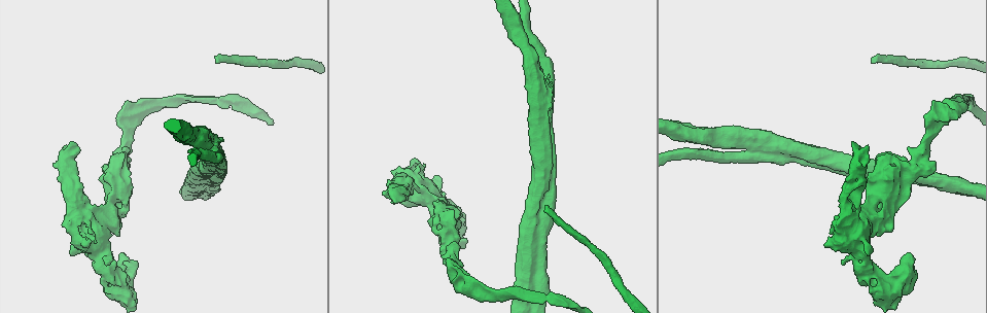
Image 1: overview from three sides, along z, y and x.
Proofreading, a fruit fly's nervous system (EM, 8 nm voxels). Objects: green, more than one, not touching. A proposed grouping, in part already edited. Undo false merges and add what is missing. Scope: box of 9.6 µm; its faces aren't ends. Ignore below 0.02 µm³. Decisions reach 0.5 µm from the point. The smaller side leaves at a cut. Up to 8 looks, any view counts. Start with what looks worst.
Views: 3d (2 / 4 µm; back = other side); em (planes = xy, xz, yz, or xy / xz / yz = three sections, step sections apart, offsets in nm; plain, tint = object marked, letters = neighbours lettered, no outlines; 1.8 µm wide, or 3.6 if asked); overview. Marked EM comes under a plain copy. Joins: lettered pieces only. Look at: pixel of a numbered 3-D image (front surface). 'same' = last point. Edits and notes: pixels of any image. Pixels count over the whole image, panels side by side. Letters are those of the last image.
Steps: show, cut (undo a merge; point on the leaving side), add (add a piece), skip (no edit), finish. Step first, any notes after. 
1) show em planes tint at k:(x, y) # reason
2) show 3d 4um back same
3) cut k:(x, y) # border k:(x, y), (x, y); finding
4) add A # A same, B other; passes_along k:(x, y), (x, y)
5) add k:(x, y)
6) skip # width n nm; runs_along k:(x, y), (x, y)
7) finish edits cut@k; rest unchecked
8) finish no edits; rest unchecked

show em planes tint at 1:(216, 63) # long arm stops here

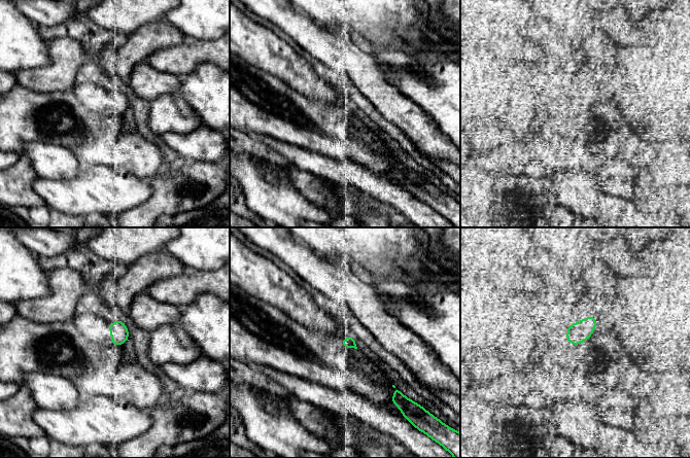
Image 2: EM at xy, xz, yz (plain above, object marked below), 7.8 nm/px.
show em planes letters same

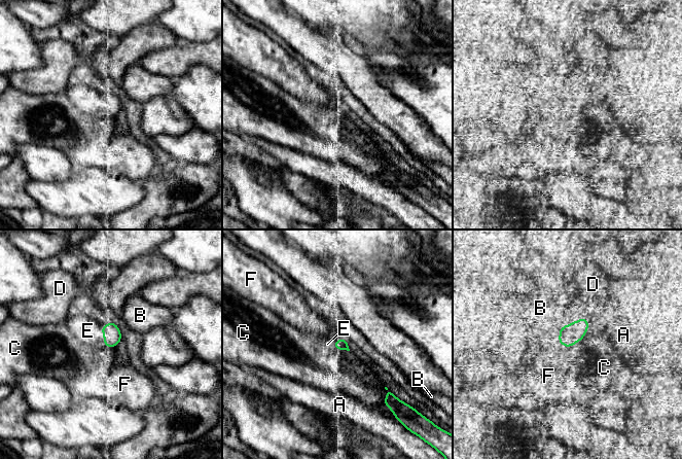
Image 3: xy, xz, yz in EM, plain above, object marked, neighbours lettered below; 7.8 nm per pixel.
add 3:(87, 330) # longest_contact E 160 nm; A other, B other, C other, D other, E same, F other; it goes on there

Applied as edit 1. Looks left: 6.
show overview

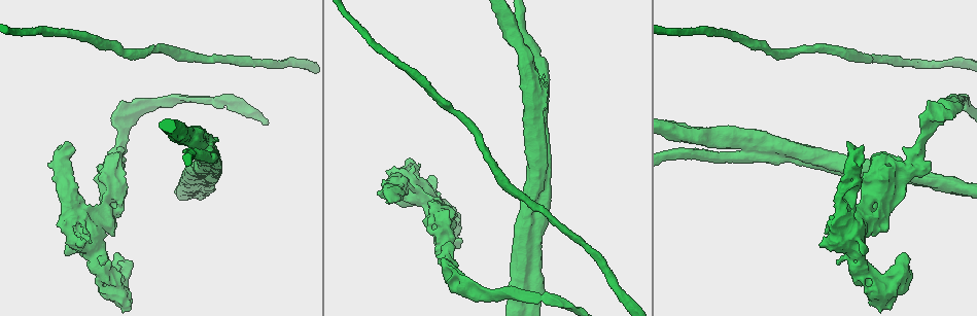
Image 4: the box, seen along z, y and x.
show 3d 4um at 4:(872, 271) # branch point

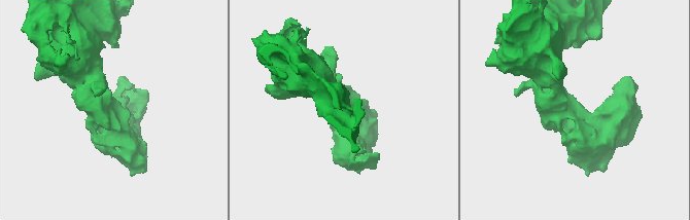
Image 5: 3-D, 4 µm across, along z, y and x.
show em planes letters at 5:(112, 107)

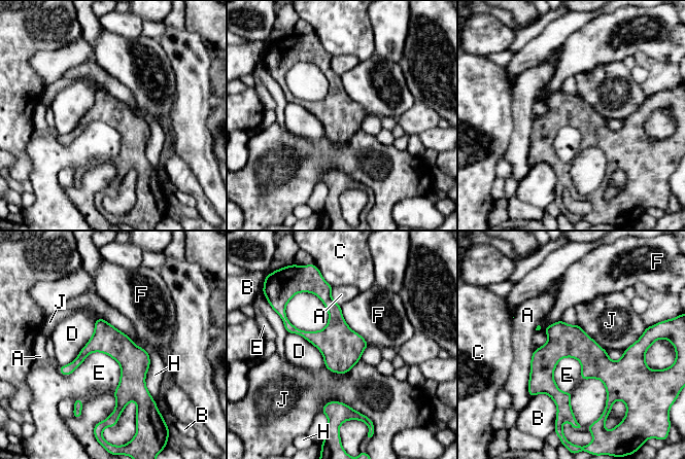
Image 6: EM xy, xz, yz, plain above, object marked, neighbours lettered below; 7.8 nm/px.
skip # A other, B other, C other, D other, E other, F other, H other, J other; border 6:(58, 371), (104, 352), (121, 378); continuous, no second neuron

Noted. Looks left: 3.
show 3d 2um back at 4:(115, 143) # thin neck

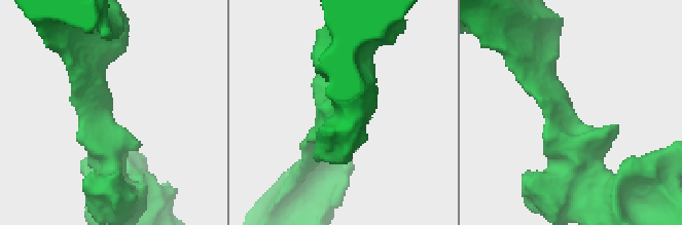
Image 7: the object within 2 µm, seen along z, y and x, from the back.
show em xy step 16 letters at 7:(563, 114)

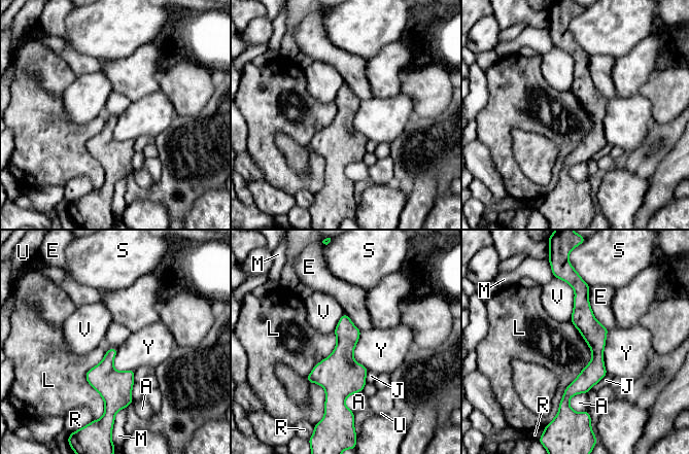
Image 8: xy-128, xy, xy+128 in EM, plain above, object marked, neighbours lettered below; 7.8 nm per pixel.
skip # width 60 nm; A other, E other, J other, L other, M other, R other, S other, U other, V other, Y other; runs_along 8:(582, 285), (596, 367), (565, 404); continuous, no second neuron

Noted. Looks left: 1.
finish edits add@3; rest unchecked

